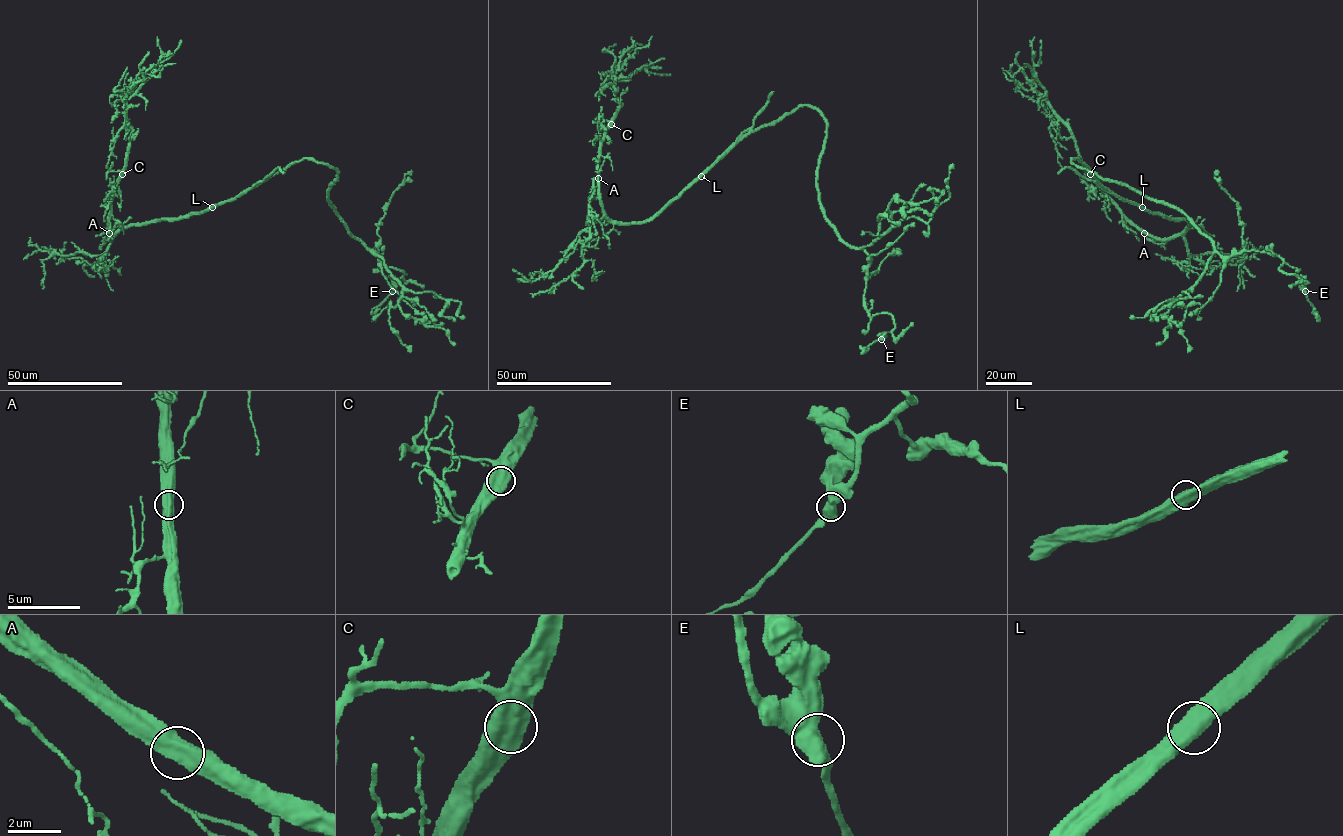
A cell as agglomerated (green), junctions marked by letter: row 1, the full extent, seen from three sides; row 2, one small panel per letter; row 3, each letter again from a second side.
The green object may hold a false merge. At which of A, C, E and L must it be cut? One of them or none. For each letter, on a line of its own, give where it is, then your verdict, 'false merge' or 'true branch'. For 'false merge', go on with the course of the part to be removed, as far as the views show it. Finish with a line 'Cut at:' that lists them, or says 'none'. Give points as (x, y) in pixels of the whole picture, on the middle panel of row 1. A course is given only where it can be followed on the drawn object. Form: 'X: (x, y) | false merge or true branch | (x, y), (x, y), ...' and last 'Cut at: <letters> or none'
A: (598, 178) | true branch
C: (611, 124) | true branch
E: (881, 339) | true branch
L: (701, 176) | true branch
Cut at: none

